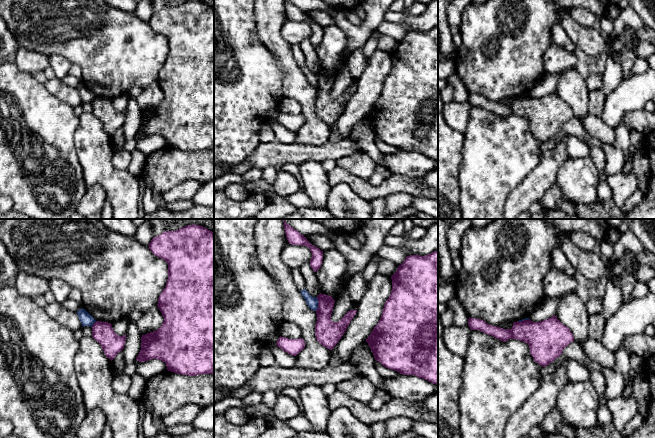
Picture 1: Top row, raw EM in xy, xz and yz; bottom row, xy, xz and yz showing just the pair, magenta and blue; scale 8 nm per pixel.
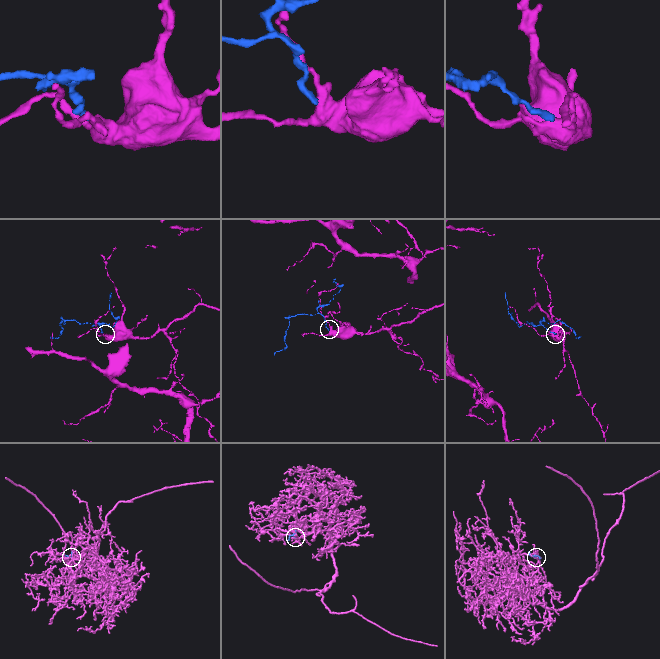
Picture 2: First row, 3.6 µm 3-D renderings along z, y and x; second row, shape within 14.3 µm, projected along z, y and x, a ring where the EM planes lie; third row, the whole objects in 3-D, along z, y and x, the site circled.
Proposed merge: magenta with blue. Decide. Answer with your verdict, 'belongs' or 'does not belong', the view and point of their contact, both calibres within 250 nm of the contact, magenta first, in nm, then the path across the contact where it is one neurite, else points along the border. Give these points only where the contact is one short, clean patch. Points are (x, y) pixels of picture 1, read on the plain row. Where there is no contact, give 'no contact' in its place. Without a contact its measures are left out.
does not belong | xz (318, 80) | 200/90 nm | along xz (317, 73), (317, 84), (315, 86)

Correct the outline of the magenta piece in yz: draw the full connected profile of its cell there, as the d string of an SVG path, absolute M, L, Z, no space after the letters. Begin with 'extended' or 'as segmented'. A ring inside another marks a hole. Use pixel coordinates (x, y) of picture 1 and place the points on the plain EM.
as segmented | M554 91L540 98L529 96L513 99L511 105L503 105L487 100L481 95L468 95L471 106L479 106L503 118L517 115L529 121L534 137L546 143L558 134L563 125L574 117L570 105L563 101Z

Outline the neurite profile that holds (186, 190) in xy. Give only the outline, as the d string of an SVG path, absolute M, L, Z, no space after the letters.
M186 180L162 194L162 198L166 203L192 200L201 188L201 185L202 184L196 180Z

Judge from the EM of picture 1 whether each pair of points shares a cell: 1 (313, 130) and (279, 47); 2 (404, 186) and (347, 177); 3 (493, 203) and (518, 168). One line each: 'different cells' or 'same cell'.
1: same cell
2: same cell
3: same cell

